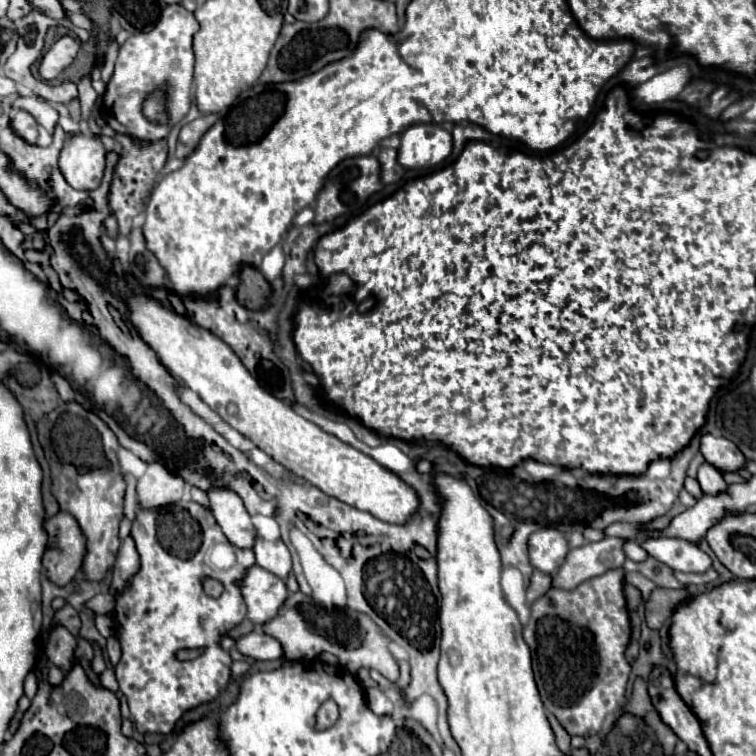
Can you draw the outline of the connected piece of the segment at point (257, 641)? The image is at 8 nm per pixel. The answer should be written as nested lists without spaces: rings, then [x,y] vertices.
[[[250,632],[246,636],[240,636],[236,638],[234,646],[242,656],[248,656],[252,660],[276,660],[282,656],[282,646],[278,646],[274,638],[262,632]]]

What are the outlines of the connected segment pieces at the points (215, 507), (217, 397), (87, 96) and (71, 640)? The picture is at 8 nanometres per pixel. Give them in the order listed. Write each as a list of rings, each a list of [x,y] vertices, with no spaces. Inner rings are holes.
[[[210,486],[208,500],[212,514],[226,534],[226,538],[238,548],[254,546],[254,526],[246,512],[242,498],[228,486]]]
[[[128,294],[124,296],[130,308],[130,320],[142,338],[156,350],[170,374],[196,392],[224,422],[272,456],[274,462],[320,488],[324,494],[358,510],[366,510],[384,522],[404,524],[410,520],[410,514],[418,508],[418,496],[396,474],[380,466],[368,454],[308,422],[296,414],[290,404],[266,394],[242,362],[238,362],[238,356],[230,350],[230,346],[226,346],[220,338],[214,338],[208,330],[202,330],[186,316],[166,310],[156,300]]]
[[[86,76],[86,78],[82,78],[80,80],[80,84],[78,84],[78,92],[80,92],[80,104],[82,104],[82,118],[84,120],[88,120],[90,118],[90,112],[92,112],[92,106],[94,106],[94,102],[96,102],[96,92],[94,92],[94,88],[90,86],[90,78]]]
[[[54,626],[50,630],[46,656],[54,666],[70,670],[70,666],[74,664],[74,648],[76,648],[76,638],[64,626]]]

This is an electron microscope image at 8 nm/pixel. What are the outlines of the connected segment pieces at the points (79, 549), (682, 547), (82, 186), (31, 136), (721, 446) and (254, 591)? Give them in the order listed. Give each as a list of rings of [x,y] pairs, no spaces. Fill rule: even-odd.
[[[58,512],[54,518],[46,520],[44,528],[50,540],[42,564],[54,584],[66,586],[82,568],[86,556],[86,536],[82,534],[76,518],[68,512]]]
[[[650,536],[640,544],[648,556],[656,558],[658,562],[670,566],[672,570],[680,572],[704,572],[712,566],[712,560],[706,552],[702,552],[696,544],[684,538],[670,538],[670,536]]]
[[[78,134],[68,138],[60,154],[60,172],[76,190],[96,190],[104,176],[106,150],[98,136]]]
[[[14,110],[12,118],[10,118],[10,128],[14,130],[14,134],[18,138],[22,138],[28,144],[36,144],[38,138],[38,122],[34,120],[32,114],[28,114],[26,110]]]
[[[704,434],[700,452],[706,462],[718,468],[720,472],[738,472],[746,466],[746,458],[742,456],[742,452],[734,446],[734,442],[726,438]]]
[[[258,564],[246,570],[246,576],[236,582],[240,586],[242,598],[248,606],[248,618],[258,626],[278,614],[282,602],[288,598],[286,584],[282,578],[270,574]]]

